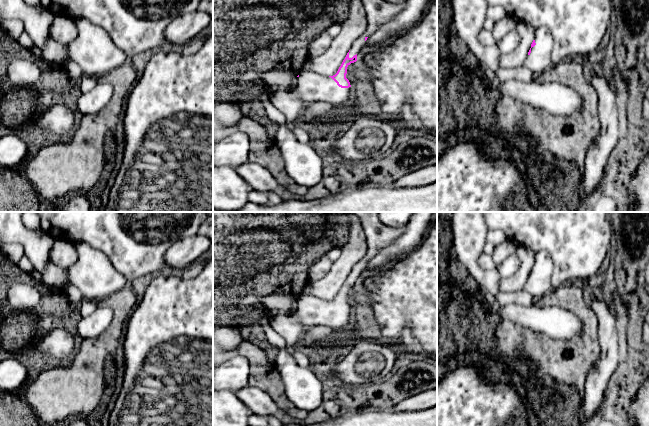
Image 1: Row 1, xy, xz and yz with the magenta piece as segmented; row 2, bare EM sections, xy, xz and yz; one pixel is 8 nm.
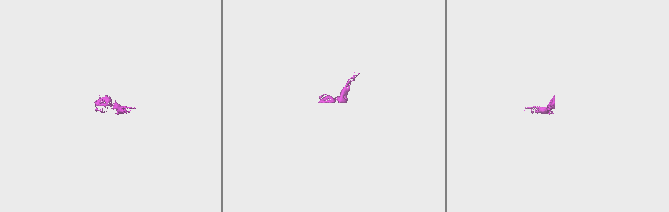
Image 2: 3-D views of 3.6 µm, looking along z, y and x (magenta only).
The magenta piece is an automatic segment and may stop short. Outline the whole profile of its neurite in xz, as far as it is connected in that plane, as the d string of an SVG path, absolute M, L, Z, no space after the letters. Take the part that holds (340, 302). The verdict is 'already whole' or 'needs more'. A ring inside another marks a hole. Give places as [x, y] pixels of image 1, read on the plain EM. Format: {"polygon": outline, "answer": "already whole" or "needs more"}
{"polygon": "M352 212L366 237L367 250L364 258L356 263L333 300L324 300L313 295L298 299L296 315L304 329L328 326L340 331L350 326L353 313L347 303L347 291L357 285L357 278L366 268L368 260L383 246L388 245L405 232L405 226L390 228L380 222L378 212Z", "answer": "needs more"}

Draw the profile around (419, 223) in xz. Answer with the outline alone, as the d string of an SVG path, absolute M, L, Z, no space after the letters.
M414 212L405 226L405 232L397 239L381 247L367 262L366 268L370 271L386 269L391 264L398 261L401 257L414 250L424 239L436 212Z

